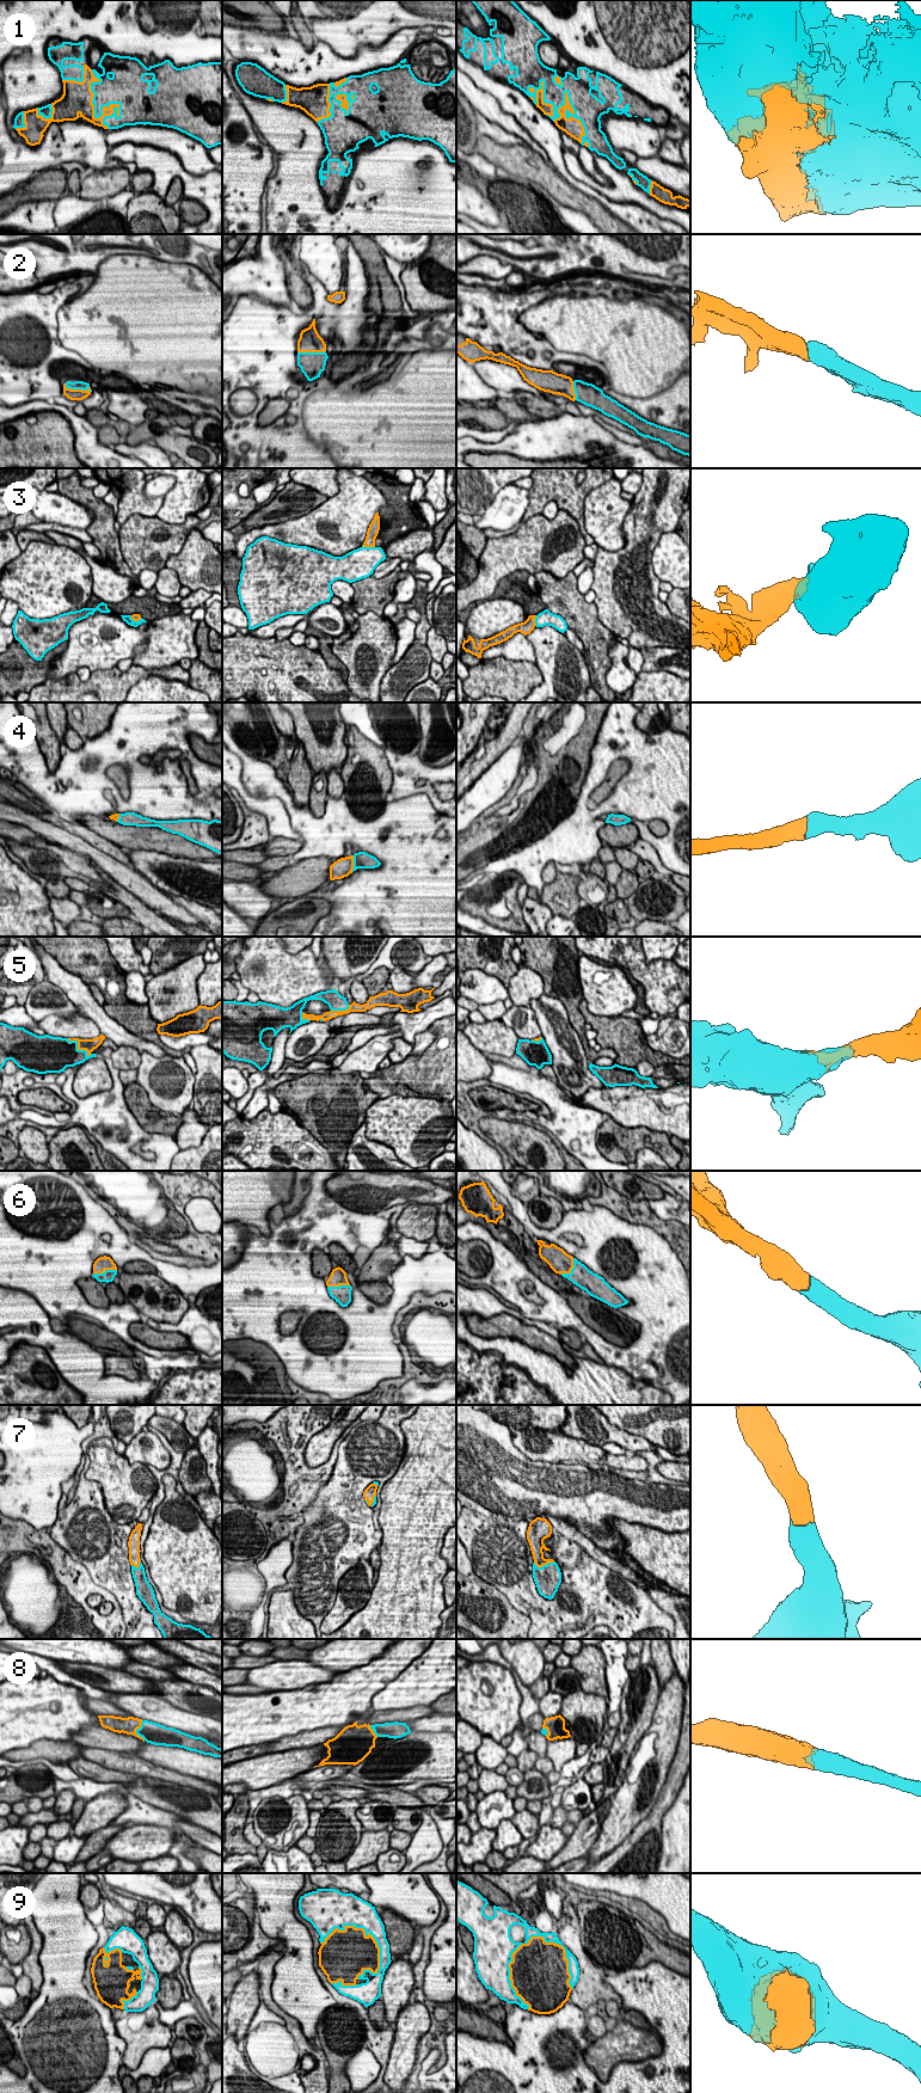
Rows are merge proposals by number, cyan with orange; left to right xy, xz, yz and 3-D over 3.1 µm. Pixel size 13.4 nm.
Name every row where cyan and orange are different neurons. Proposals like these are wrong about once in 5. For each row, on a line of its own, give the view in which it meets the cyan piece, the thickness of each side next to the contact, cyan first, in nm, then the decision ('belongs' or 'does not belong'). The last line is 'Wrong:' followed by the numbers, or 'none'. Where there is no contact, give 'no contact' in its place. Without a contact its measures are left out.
1: meets cyan in xy; 200 nm thick on the cyan side, 260 nm on the other; belongs
2: meets cyan in xy; 130 nm thick on the cyan side, 160 nm on the other; belongs
3: meets cyan in xz; 400 nm thick on the cyan side, 160 nm on the other; does not belong
4: meets cyan in xz; 220 nm thick on the cyan side, 240 nm on the other; belongs
5: meets cyan in xy; 420 nm thick on the cyan side, 160 nm on the other; belongs
6: meets cyan in xy; 160 nm thick on the cyan side, 190 nm on the other; belongs
7: meets cyan in yz; 360 nm thick on the cyan side, 160 nm on the other; belongs
8: meets cyan in xy; 280 nm thick on the cyan side, 240 nm on the other; belongs
9: meets cyan in xz; 380 nm thick on the cyan side, 400 nm on the other; belongs
Wrong: 3

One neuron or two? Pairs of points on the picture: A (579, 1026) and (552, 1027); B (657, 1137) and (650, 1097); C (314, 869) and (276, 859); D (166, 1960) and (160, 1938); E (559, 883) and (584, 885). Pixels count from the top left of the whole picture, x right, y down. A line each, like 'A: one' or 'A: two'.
A: two
B: two
C: two
D: one
E: two

